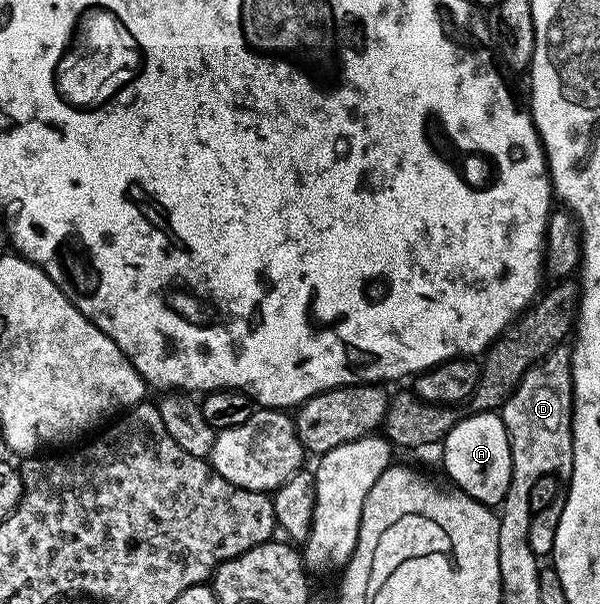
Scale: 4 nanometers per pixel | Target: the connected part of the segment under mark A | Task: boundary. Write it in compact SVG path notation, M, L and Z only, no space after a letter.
M495 411L472 412L468 417L457 419L442 441L444 468L455 487L463 495L489 506L503 505L504 495L512 481L510 442L504 419Z

